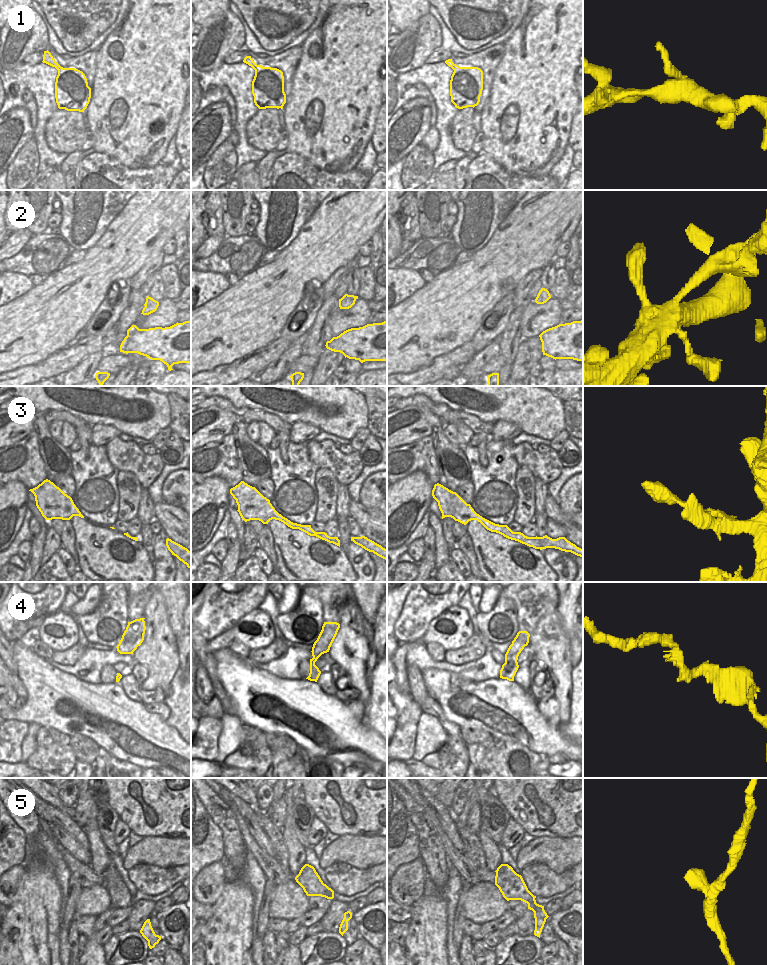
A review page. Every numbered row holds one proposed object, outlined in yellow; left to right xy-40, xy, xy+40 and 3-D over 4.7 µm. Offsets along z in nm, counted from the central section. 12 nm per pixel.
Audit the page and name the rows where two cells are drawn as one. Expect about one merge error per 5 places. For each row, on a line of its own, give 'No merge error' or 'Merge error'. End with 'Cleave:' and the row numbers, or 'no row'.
1: No merge error
2: Merge error
3: No merge error
4: No merge error
5: No merge error
Cleave: 2

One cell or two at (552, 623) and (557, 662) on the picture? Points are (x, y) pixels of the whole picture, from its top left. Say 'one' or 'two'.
one

